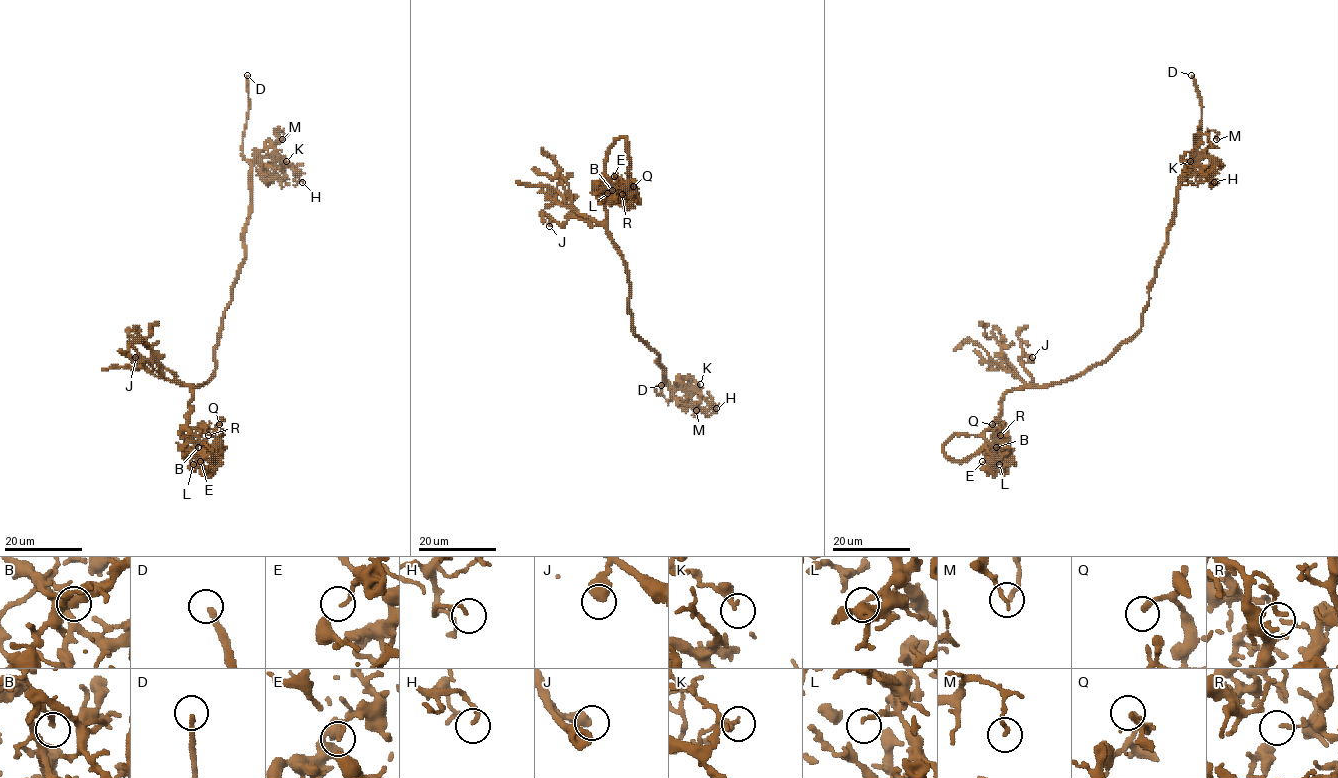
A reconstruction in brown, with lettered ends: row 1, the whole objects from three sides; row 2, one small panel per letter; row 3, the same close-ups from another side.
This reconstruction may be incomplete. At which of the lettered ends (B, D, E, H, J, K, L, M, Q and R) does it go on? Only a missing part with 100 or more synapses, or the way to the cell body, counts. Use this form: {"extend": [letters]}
{"extend": ["D"]}

